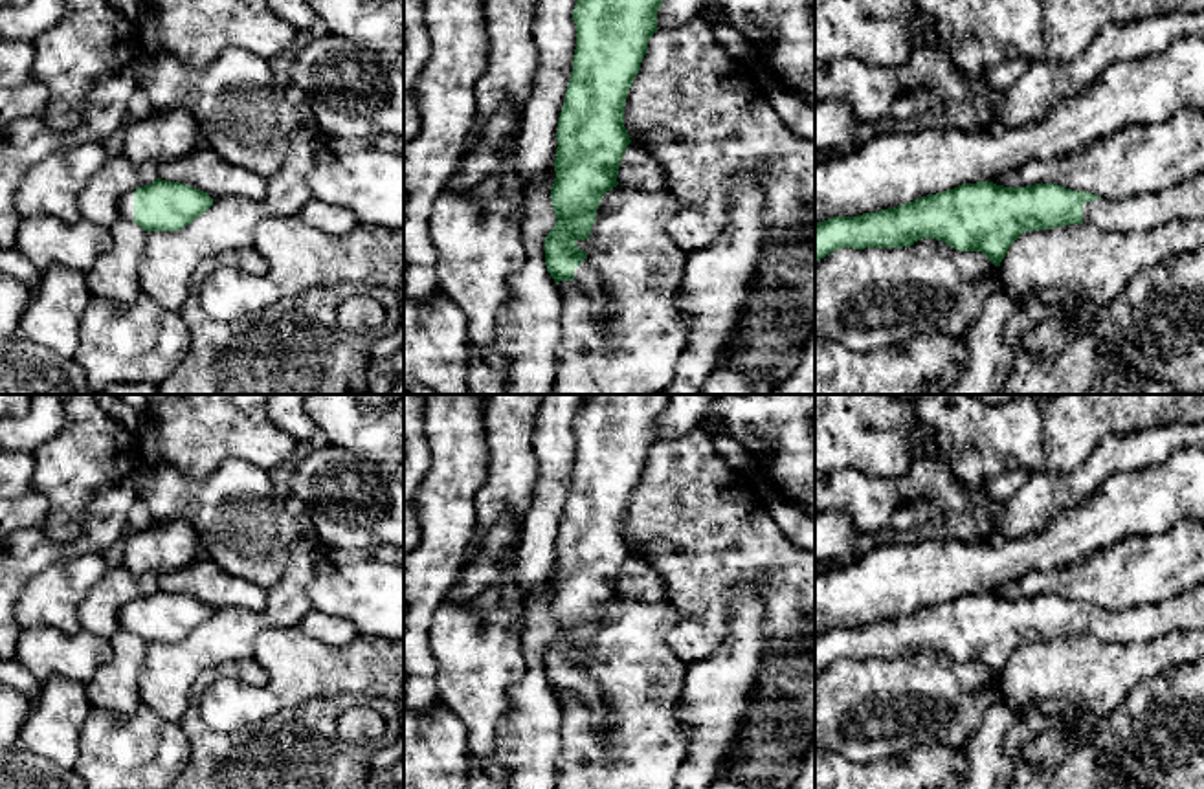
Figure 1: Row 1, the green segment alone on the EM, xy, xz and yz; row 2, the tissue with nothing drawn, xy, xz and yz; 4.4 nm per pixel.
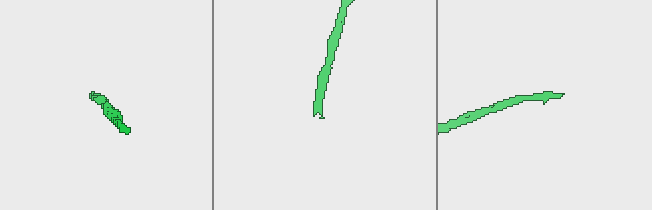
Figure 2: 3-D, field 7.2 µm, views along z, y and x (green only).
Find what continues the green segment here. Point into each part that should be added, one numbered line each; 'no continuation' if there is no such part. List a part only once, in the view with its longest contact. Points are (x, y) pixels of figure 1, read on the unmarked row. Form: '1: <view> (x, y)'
1: yz (1186, 611)

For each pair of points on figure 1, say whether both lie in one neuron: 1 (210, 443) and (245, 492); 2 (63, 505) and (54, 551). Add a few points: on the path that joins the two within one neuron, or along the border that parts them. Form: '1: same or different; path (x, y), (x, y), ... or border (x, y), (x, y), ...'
1: different; border (265, 470), (224, 459), (199, 479), (180, 472)
2: different; border (41, 527), (59, 545)

